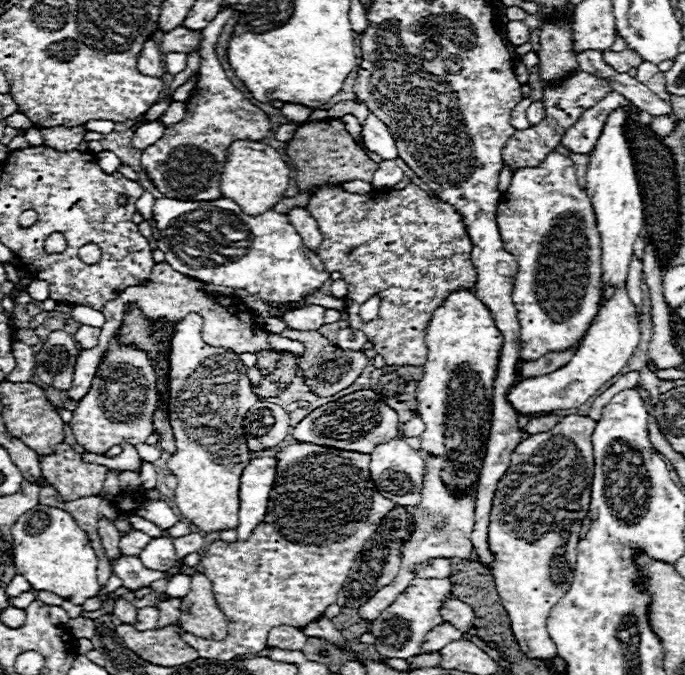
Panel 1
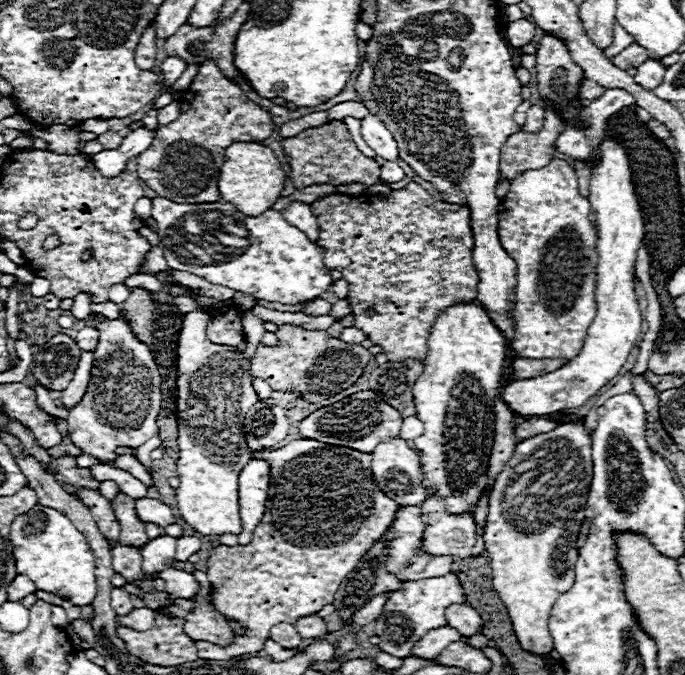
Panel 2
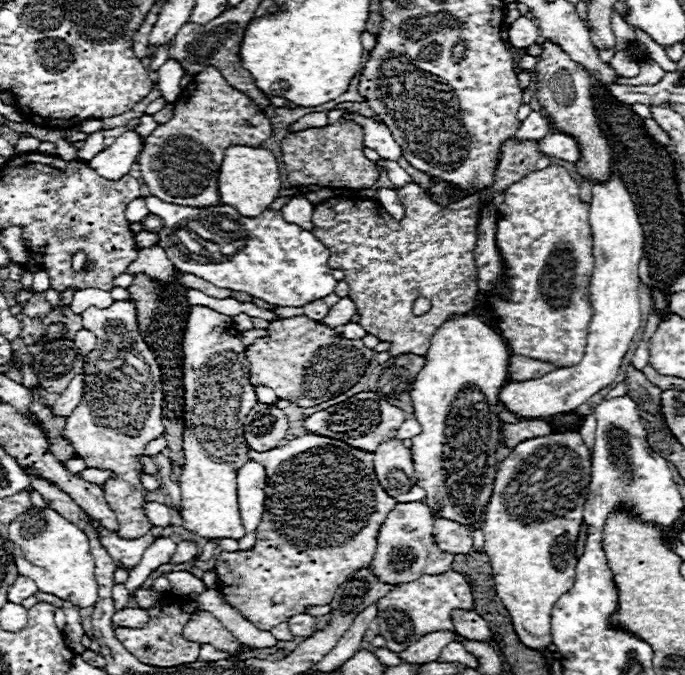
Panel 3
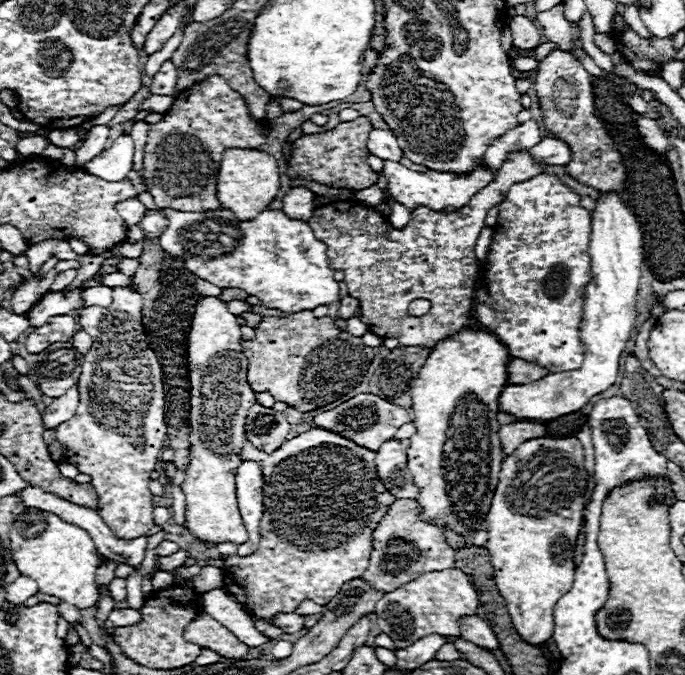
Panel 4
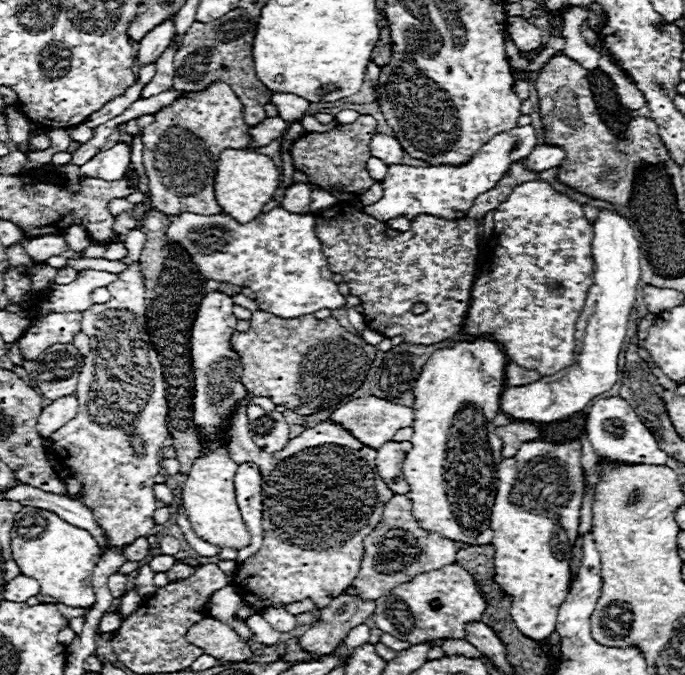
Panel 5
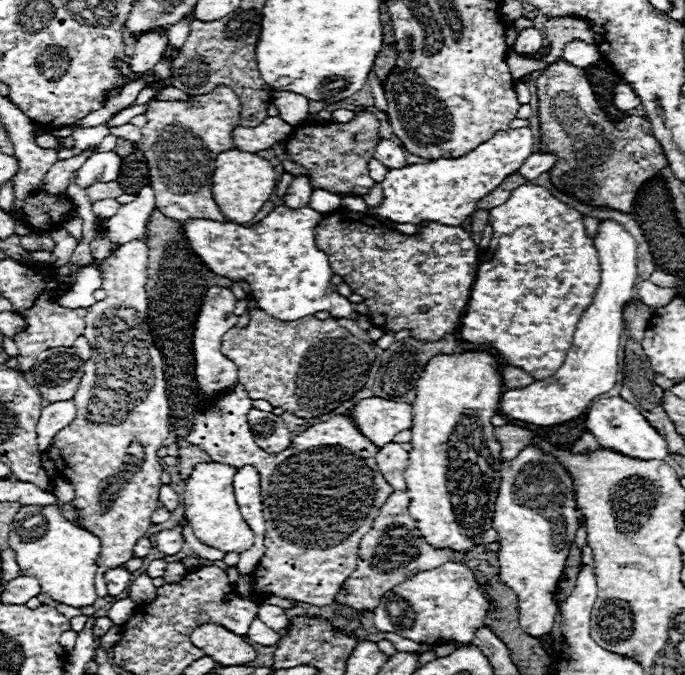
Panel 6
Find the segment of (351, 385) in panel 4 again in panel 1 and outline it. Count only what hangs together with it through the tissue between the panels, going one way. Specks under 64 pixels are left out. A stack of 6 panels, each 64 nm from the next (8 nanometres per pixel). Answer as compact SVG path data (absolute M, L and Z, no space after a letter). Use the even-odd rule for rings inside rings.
M286 328L282 332L282 336L290 338L290 340L298 340L304 344L304 352L296 358L296 374L304 378L304 382L310 386L310 390L316 396L334 396L336 392L348 388L350 384L354 384L354 380L362 374L362 370L366 368L368 360L364 350L342 350L336 344L332 344L326 336L318 334L316 330L312 332L302 332L302 330L292 330ZM262 350L258 352L258 360L256 360L256 368L260 370L262 376L268 376L276 370L280 360L280 352L272 352L272 350Z

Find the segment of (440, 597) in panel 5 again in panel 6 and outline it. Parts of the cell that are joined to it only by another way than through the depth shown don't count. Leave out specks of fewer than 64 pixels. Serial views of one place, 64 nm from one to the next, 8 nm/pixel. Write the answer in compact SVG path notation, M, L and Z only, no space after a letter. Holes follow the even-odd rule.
M448 562L420 572L386 592L384 600L380 600L374 610L374 626L382 632L394 632L418 644L470 644L474 640L474 632L484 626L488 610L490 600L482 594L472 570L460 562Z

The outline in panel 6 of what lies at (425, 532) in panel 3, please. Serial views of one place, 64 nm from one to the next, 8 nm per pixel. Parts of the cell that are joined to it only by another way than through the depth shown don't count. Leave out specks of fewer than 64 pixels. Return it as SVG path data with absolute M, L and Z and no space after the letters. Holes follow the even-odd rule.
M394 490L388 496L384 506L380 508L380 514L376 516L372 530L366 536L362 536L358 544L358 564L354 572L348 576L348 580L344 580L342 588L336 592L334 604L374 612L374 608L380 604L380 598L396 584L408 580L408 576L414 576L422 570L438 568L440 564L454 560L454 552L436 550L422 538L420 530L416 528L416 522L408 514L408 504L410 498L406 492Z

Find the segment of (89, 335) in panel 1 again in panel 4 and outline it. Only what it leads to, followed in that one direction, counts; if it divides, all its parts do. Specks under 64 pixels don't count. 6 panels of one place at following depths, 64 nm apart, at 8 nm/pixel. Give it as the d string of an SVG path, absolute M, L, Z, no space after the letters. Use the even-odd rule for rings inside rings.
M84 330L76 332L76 336L72 338L72 342L74 342L74 346L78 348L78 352L80 352L80 354L86 354L86 352L90 350L90 346L92 346L92 338L90 338Z

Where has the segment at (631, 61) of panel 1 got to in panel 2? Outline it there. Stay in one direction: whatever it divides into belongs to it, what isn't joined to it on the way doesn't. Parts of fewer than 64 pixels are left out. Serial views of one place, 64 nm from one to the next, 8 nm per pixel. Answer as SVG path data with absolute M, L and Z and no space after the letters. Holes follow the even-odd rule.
M632 44L632 46L628 46L626 50L622 50L616 58L612 58L612 64L620 66L622 70L626 70L626 68L630 68L630 66L636 66L636 68L638 68L644 60L648 60L646 48L640 48L638 44Z

